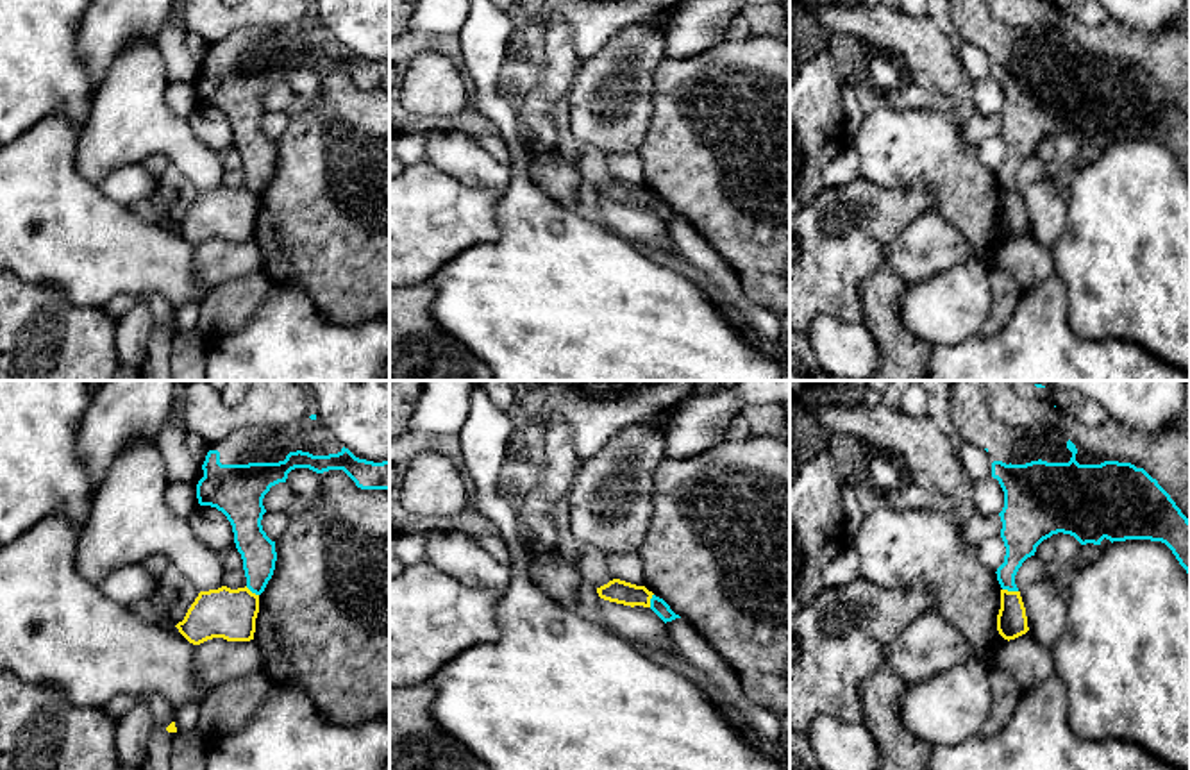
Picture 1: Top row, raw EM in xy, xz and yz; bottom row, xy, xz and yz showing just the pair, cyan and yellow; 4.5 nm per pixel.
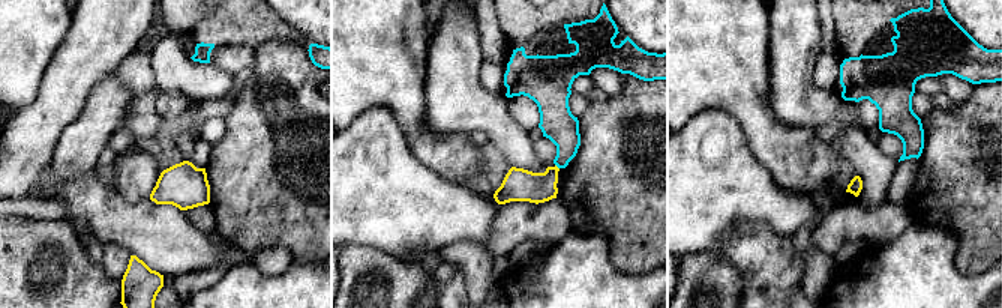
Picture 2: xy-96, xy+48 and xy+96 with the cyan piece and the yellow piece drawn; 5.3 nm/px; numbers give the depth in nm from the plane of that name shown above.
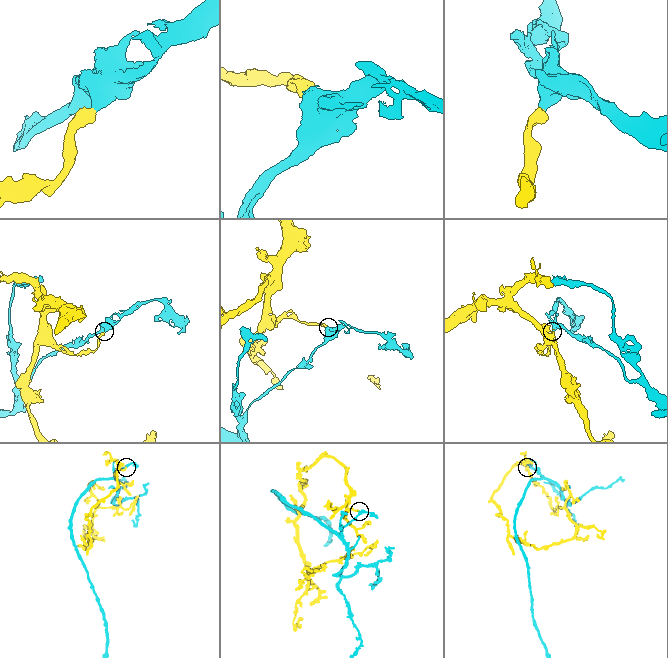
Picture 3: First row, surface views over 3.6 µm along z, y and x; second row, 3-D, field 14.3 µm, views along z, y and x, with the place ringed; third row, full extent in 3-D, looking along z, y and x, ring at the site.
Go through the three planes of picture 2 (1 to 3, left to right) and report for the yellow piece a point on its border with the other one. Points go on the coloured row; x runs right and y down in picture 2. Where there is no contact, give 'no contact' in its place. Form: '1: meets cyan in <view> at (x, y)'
1: no contact
2: meets cyan in xy+48 at (557, 166)
3: no contact

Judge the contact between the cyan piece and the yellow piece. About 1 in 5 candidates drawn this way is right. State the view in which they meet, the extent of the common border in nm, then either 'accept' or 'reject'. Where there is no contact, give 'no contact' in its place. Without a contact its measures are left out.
yz | 70 nm | reject

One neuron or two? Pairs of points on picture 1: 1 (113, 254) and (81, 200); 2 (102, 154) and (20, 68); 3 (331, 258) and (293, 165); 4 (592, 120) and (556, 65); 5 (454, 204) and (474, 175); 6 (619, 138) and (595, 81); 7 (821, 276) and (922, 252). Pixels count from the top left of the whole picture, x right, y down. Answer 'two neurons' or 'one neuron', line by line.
1: one neuron
2: two neurons
3: one neuron
4: two neurons
5: two neurons
6: one neuron
7: two neurons

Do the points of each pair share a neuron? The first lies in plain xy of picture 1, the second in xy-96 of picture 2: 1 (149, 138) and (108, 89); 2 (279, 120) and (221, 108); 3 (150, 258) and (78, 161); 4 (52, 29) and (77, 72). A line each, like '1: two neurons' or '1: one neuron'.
1: one neuron
2: one neuron
3: two neurons
4: two neurons

